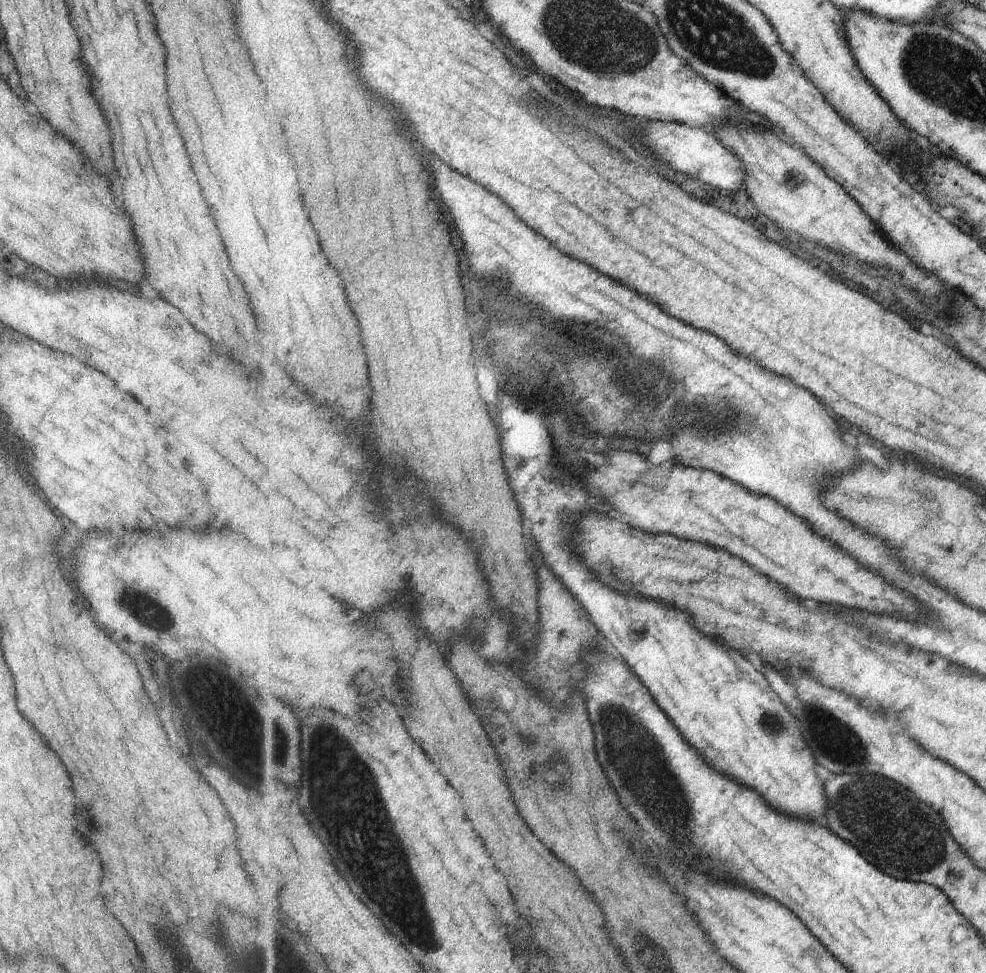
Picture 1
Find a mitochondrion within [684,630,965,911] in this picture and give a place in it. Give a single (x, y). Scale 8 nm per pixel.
(858, 805)

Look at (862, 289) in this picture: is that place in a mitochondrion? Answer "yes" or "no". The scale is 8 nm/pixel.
no

